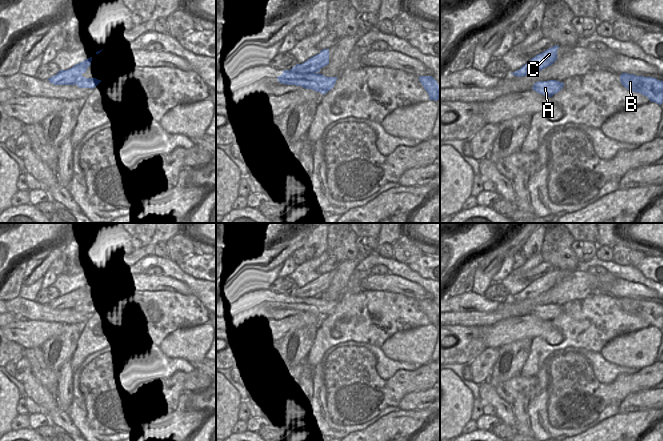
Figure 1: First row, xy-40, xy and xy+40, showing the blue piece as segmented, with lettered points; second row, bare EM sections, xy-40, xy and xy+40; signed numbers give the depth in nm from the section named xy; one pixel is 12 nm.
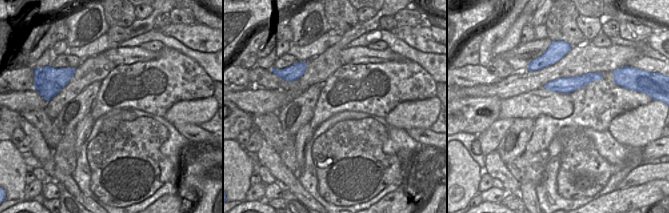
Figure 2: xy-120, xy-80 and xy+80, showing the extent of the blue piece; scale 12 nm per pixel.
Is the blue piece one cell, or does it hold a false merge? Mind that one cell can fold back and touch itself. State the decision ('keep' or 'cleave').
cleave

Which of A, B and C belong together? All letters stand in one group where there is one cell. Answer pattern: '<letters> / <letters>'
A B / C

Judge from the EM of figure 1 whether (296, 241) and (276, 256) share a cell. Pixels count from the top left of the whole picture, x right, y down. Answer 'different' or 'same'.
same

